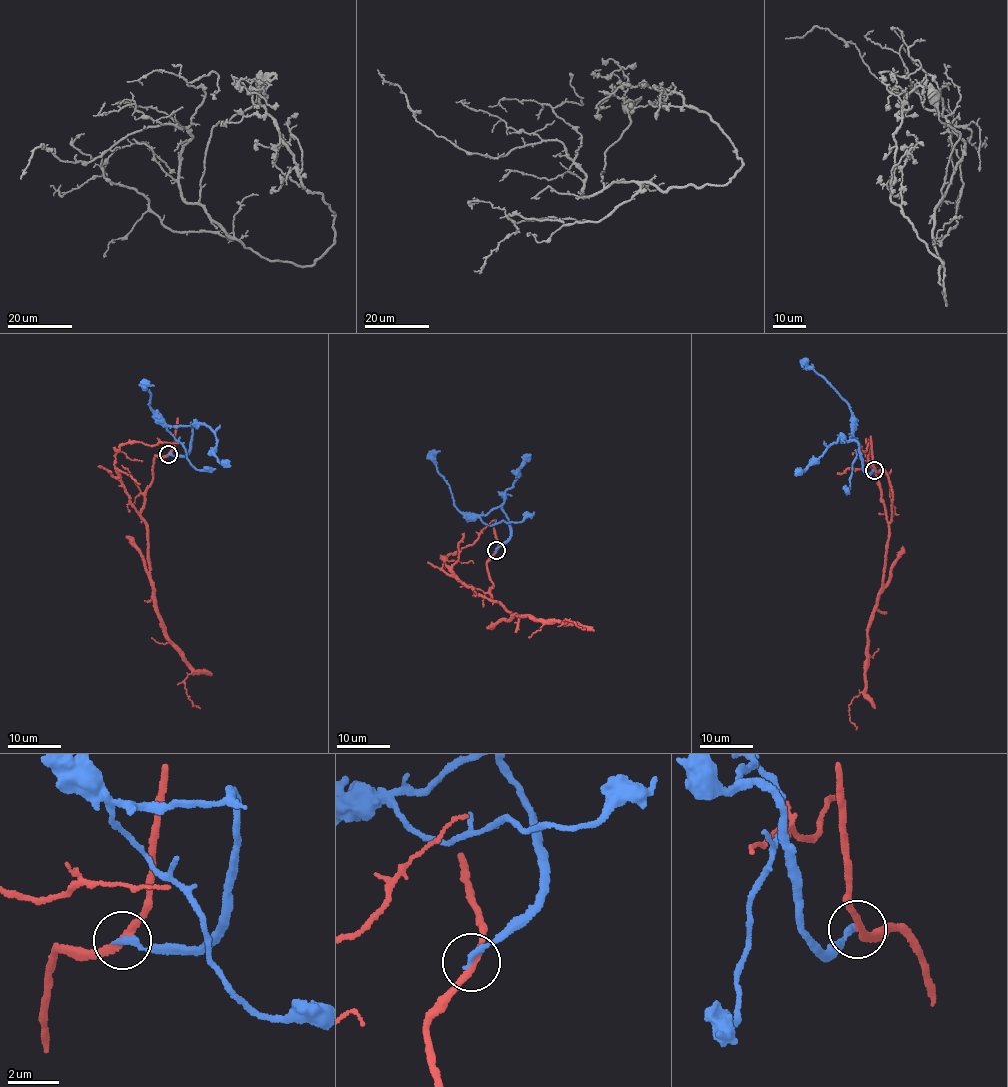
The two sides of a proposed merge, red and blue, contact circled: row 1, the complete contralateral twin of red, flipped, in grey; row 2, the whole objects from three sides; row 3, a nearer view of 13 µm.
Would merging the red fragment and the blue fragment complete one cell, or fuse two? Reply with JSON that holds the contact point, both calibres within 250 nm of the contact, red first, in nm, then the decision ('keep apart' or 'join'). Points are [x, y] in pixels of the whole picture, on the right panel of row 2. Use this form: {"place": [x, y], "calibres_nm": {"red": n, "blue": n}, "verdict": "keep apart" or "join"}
{"place": [874, 470], "calibres_nm": {"red": 260, "blue": 260}, "verdict": "keep apart"}

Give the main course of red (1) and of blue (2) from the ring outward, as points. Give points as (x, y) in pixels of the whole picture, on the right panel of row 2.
1: (874, 470), (883, 470), (888, 478), (891, 521), (883, 591), (867, 633), (866, 684), (849, 704), (856, 729)
2: (874, 470), (869, 475), (863, 470), (858, 444), (850, 440), (851, 409), (846, 401), (817, 373), (802, 367)

